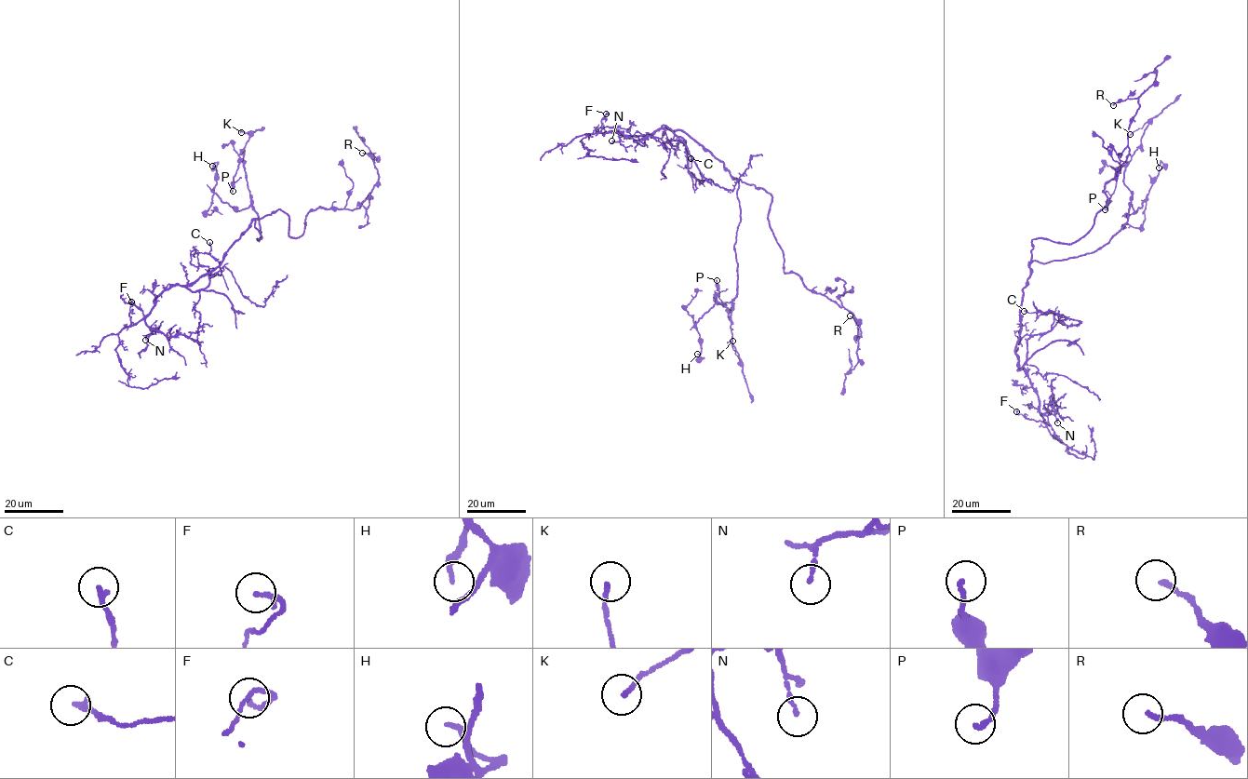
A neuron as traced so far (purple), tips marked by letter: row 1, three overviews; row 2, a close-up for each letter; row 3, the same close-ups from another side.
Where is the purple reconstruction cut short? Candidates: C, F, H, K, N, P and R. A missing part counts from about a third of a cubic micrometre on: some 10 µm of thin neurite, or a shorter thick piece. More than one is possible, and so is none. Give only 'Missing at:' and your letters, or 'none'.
Missing at: none

